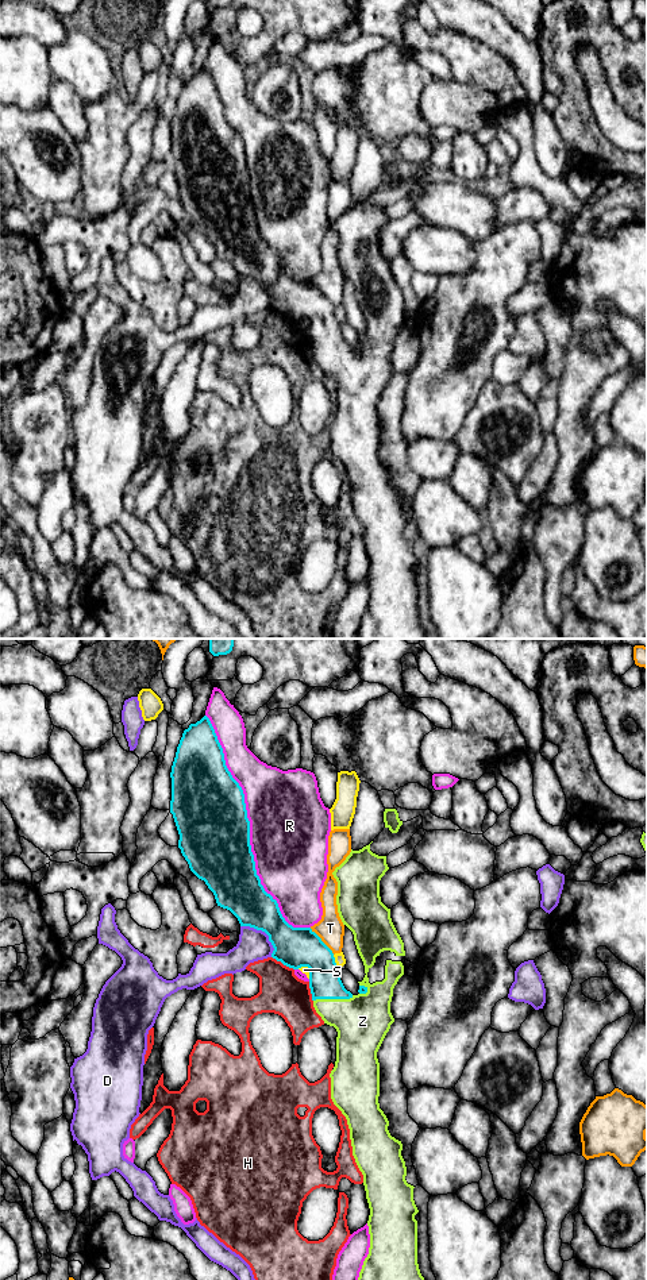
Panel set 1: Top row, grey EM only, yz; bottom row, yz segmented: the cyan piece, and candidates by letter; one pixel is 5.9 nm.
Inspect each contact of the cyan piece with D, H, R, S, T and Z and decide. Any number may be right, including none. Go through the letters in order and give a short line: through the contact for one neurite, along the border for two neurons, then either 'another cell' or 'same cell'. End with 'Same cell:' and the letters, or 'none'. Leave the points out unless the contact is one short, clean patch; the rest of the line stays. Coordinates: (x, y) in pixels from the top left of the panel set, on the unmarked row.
D: another cell
H: another cell
R: another cell
S: another cell
T: another cell
Z: another cell
Same cell: none

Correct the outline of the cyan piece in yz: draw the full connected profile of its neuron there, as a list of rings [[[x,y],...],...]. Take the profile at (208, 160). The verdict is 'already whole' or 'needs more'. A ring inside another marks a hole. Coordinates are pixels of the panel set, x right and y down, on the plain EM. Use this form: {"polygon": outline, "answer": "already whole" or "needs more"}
{"polygon": [[[207,68],[184,82],[170,130],[170,165],[180,186],[178,200],[190,223],[213,244],[217,258],[230,262],[240,278],[265,284],[274,300],[273,311],[293,321],[308,319],[312,352],[353,350],[340,332],[332,302],[311,279],[289,277],[277,252],[261,236],[250,197],[244,146],[226,117],[223,100]]], "answer": "already whole"}

